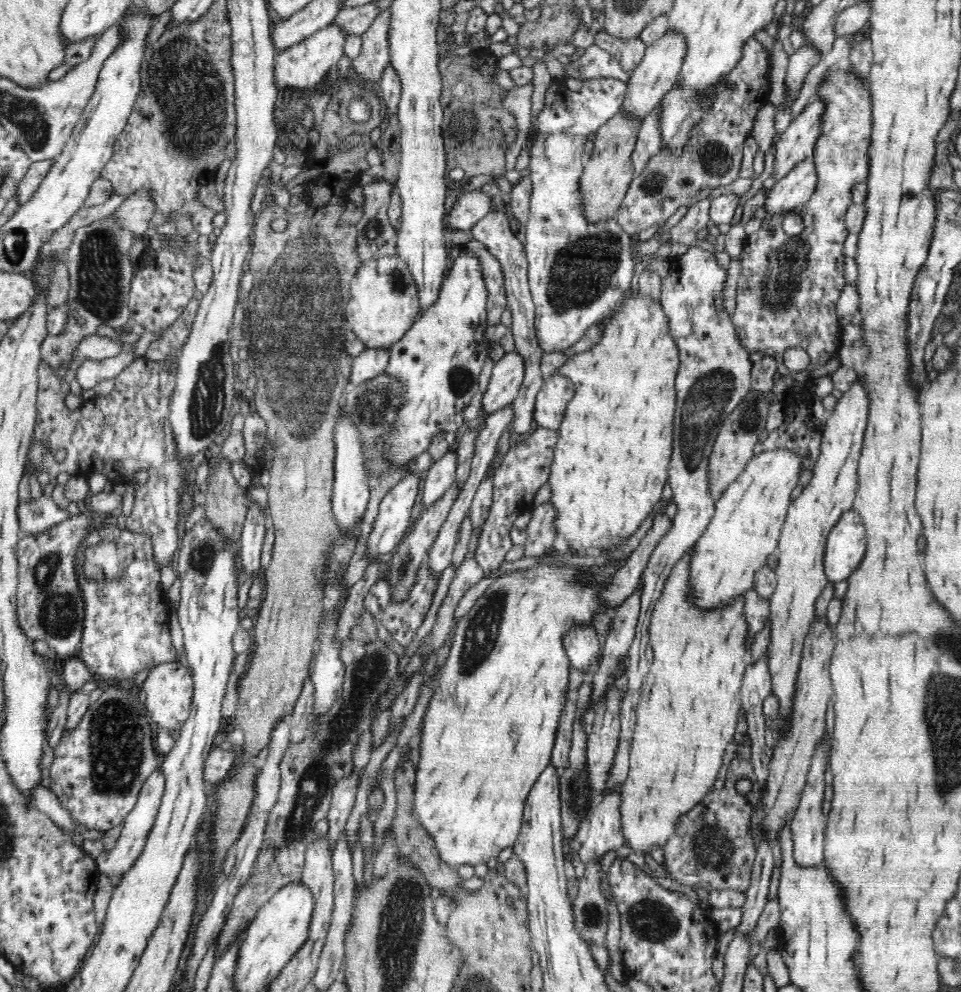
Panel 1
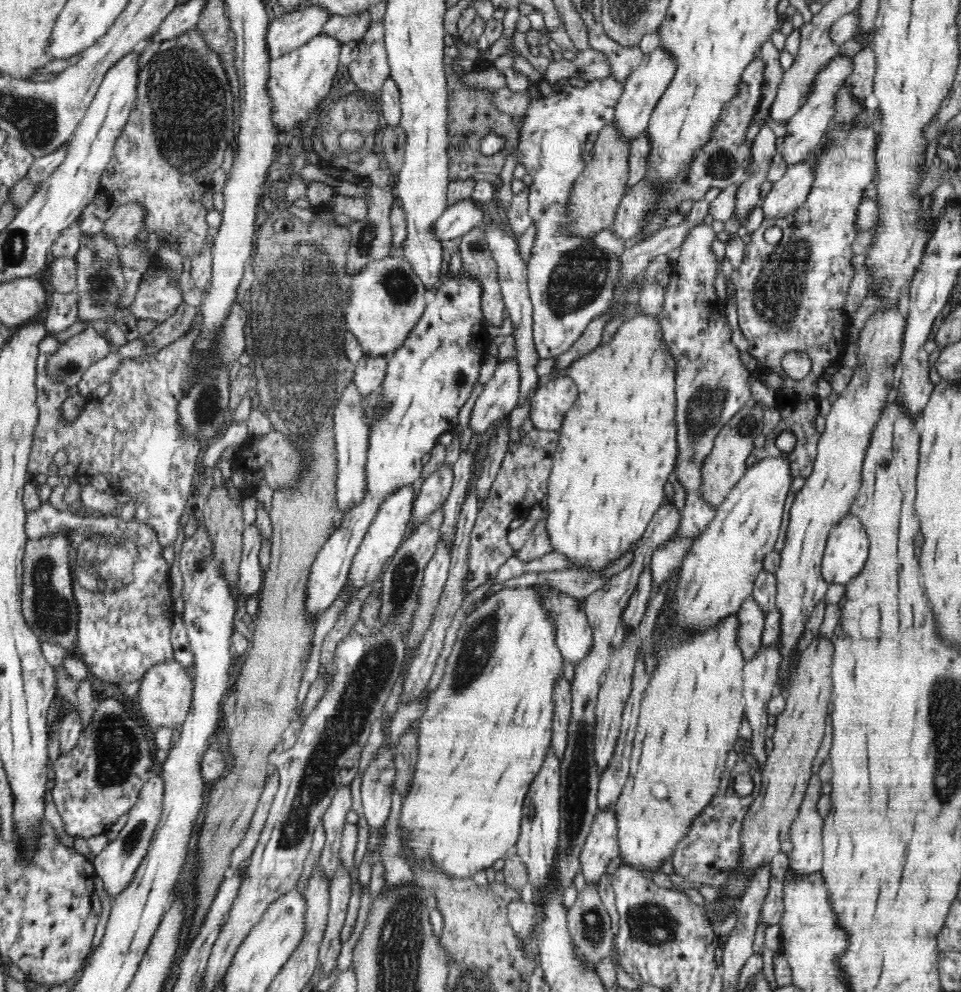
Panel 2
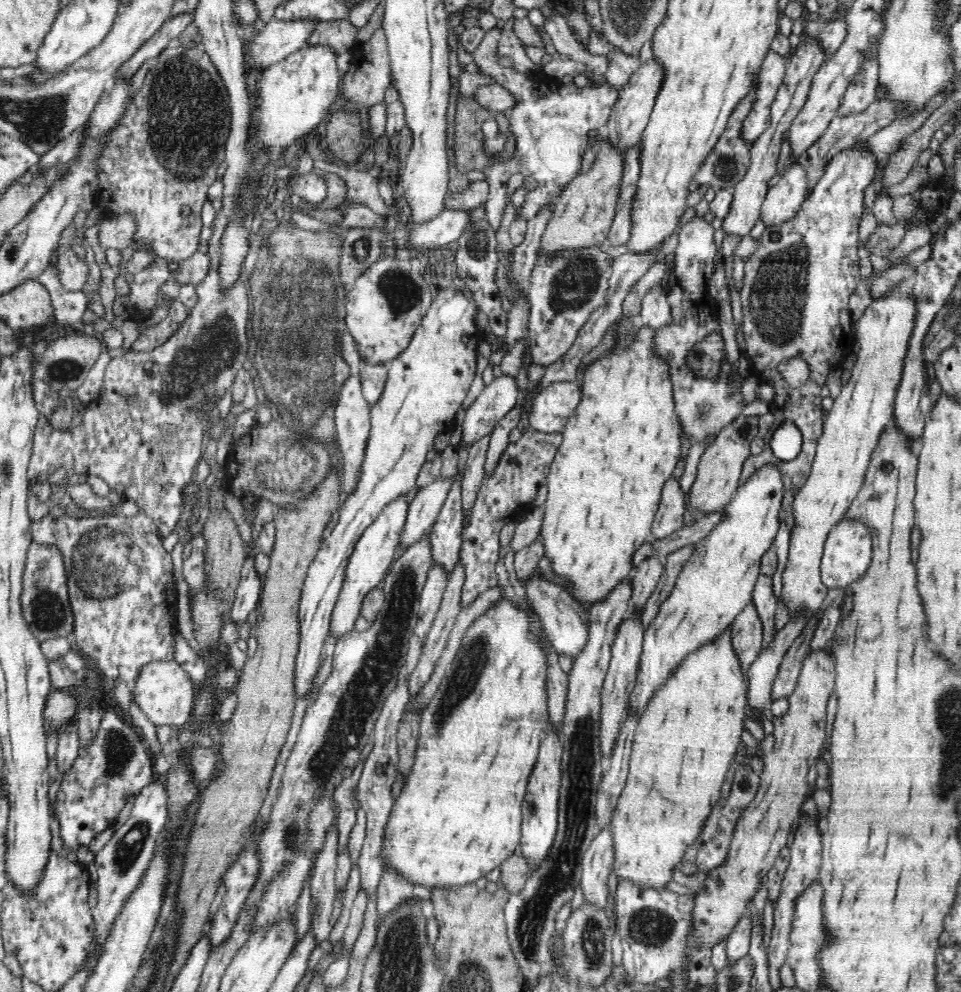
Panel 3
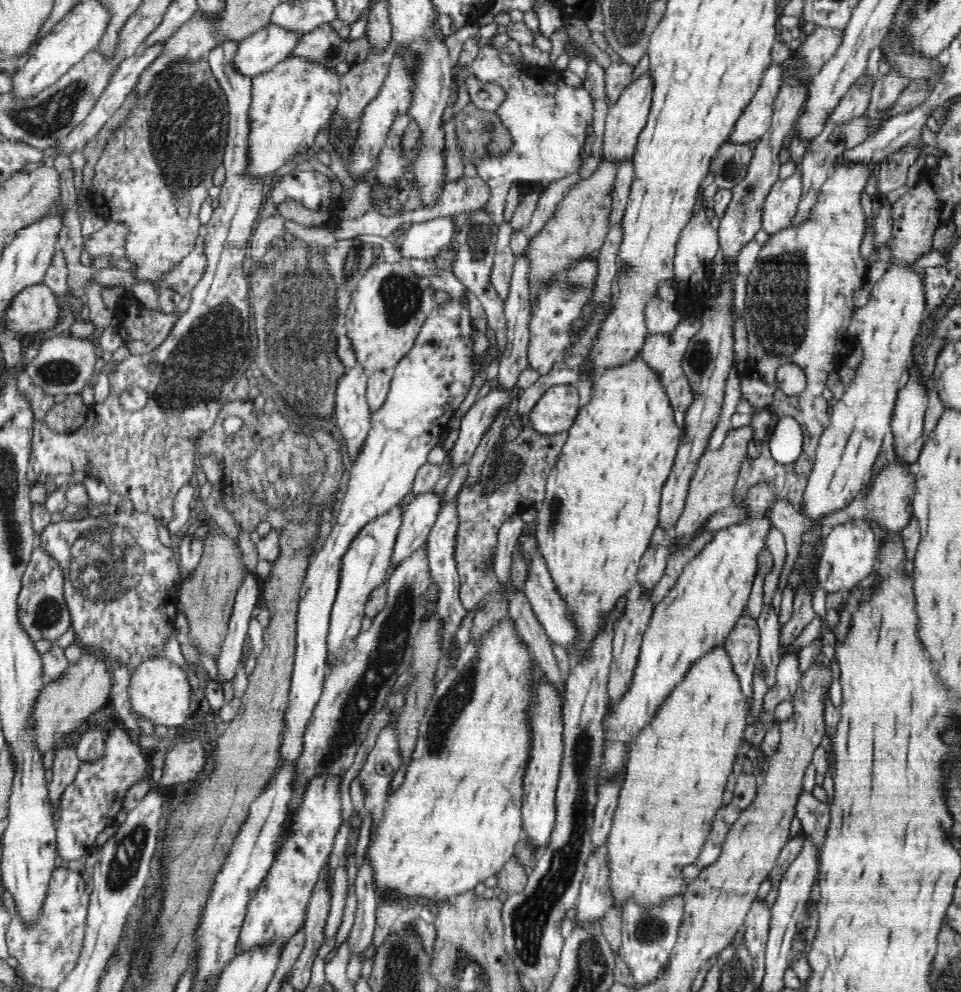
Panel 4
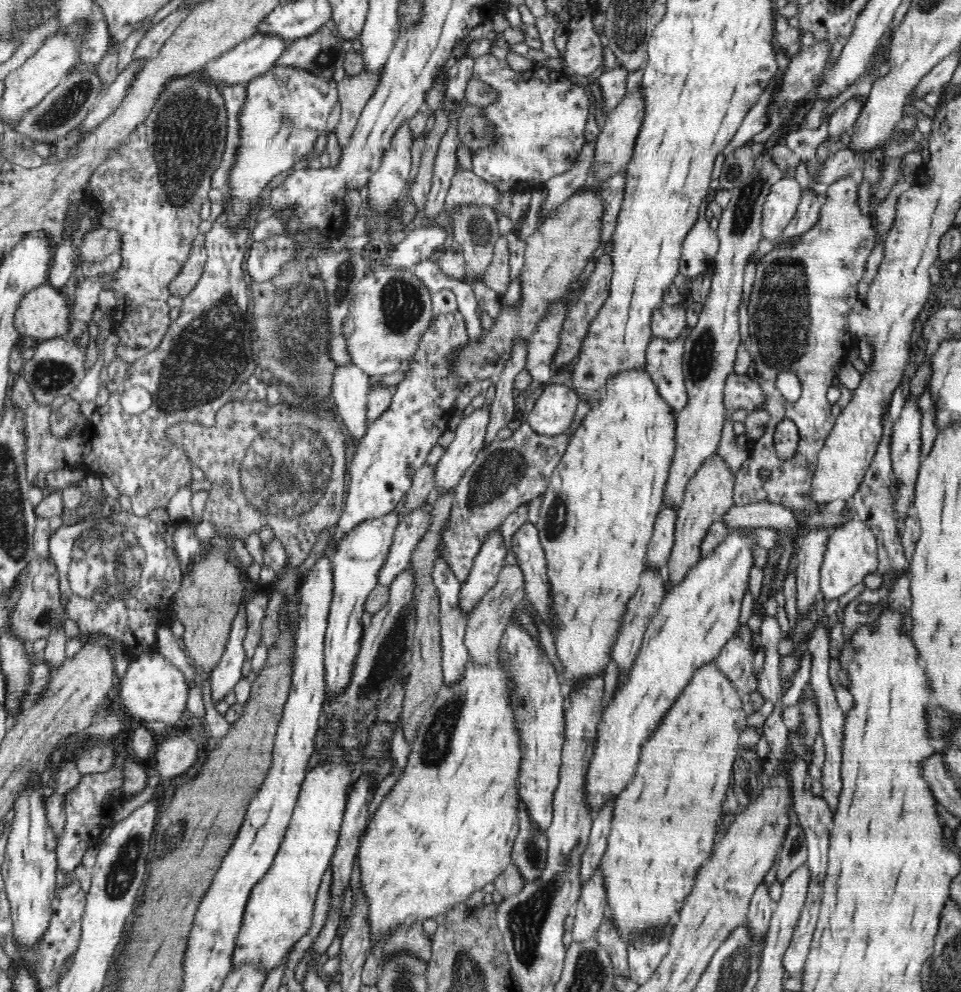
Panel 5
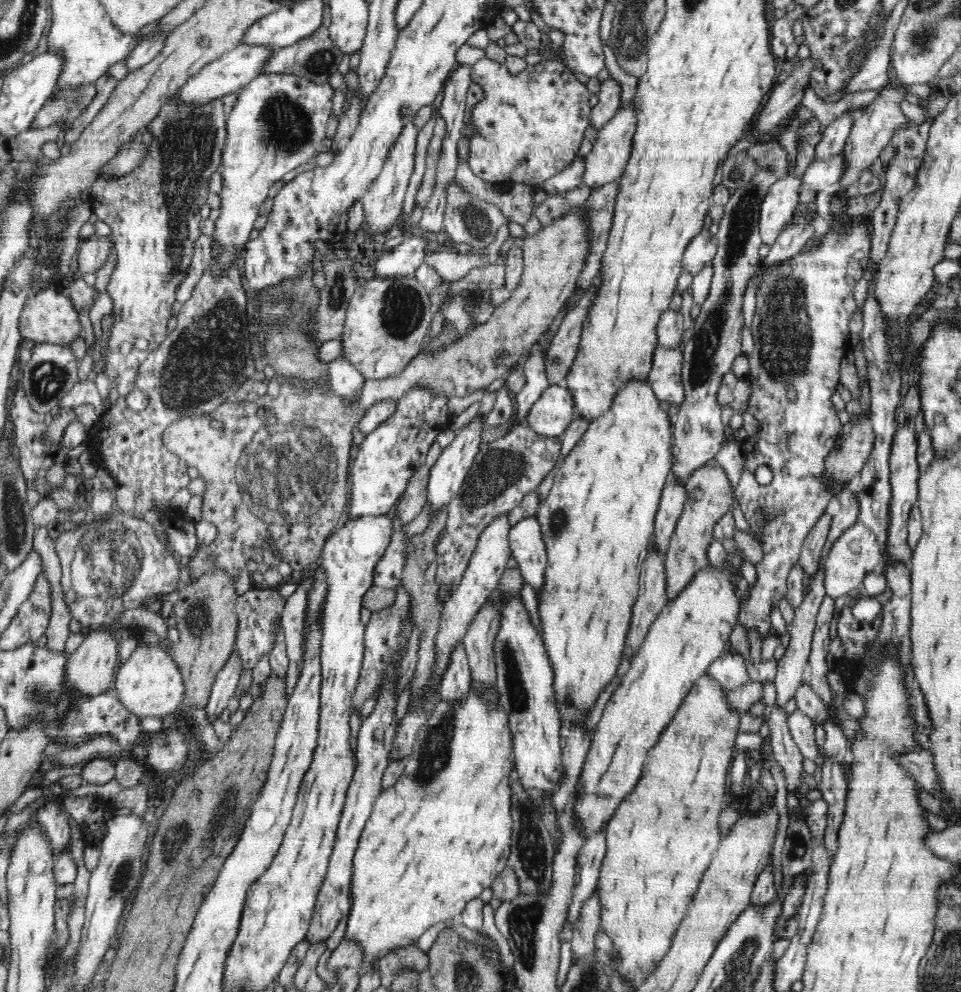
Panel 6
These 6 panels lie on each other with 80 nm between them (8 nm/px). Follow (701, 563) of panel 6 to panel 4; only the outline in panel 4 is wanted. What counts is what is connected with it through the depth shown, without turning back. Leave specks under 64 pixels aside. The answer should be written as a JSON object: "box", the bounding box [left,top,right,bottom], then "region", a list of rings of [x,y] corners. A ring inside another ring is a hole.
{"box":[673,425,752,551],"region":[[[752,425],[733,428],[726,432],[720,448],[704,451],[690,482],[685,508],[682,510],[681,518],[673,531],[675,537],[679,540],[676,551],[694,542],[704,530],[704,522],[708,518],[712,518],[715,512],[734,505],[735,485],[739,477],[739,471],[746,466],[748,459],[747,446],[752,439]]]}

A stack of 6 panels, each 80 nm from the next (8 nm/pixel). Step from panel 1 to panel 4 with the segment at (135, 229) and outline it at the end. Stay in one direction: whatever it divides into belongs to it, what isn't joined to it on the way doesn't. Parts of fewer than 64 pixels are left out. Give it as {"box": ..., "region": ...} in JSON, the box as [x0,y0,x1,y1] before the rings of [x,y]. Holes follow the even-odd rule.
{"box":[83,222,128,260],"region":[[[106,222],[104,227],[91,234],[83,248],[96,260],[99,256],[123,251],[126,236],[128,236],[126,223]]]}

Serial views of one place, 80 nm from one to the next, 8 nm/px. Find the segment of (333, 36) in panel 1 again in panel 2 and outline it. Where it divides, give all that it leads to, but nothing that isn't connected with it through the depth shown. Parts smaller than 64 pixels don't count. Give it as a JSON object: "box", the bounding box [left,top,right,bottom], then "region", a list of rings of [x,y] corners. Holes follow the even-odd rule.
{"box":[268,34,341,137],"region":[[[318,34],[308,44],[271,60],[268,70],[268,95],[272,99],[273,124],[279,137],[282,134],[299,133],[312,116],[316,116],[322,107],[320,102],[326,100],[332,80],[339,64],[341,43],[332,36]]]}

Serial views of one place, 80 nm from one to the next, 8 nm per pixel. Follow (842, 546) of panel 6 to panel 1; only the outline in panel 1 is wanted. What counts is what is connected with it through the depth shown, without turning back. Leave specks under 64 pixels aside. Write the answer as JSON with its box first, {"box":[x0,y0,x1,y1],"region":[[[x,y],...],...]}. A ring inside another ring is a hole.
{"box":[824,509,866,582],"region":[[[853,509],[844,511],[828,534],[824,556],[824,570],[829,582],[847,580],[860,564],[866,550],[866,530]]]}

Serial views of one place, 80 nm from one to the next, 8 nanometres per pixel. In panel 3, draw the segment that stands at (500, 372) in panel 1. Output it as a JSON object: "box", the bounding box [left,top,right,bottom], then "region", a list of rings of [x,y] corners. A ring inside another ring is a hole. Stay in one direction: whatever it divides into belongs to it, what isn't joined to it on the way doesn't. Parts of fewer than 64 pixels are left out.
{"box":[459,375,521,448],"region":[[[512,375],[494,377],[466,411],[459,447],[469,448],[491,434],[496,423],[520,402],[521,395]]]}

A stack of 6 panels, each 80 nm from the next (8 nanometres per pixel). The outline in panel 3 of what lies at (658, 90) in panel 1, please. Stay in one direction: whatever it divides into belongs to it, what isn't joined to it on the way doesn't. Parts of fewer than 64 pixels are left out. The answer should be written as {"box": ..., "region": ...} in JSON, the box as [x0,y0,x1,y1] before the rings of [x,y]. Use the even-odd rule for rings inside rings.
{"box":[605,59,664,152],"region":[[[656,59],[648,60],[646,64],[641,64],[636,72],[631,74],[628,82],[619,90],[618,98],[612,106],[611,116],[605,126],[608,141],[624,152],[630,147],[641,142],[642,134],[647,128],[649,117],[653,112],[653,106],[658,96],[658,90],[662,88],[664,82],[664,68]]]}

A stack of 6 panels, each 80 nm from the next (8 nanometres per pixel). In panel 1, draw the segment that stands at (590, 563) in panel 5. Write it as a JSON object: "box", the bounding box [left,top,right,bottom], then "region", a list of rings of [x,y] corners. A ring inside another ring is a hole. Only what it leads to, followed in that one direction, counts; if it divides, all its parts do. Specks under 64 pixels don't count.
{"box":[549,292,678,556],"region":[[[639,292],[636,296],[626,297],[623,304],[617,307],[607,320],[602,323],[602,336],[595,345],[592,345],[583,353],[572,355],[556,370],[556,373],[567,376],[575,386],[574,396],[570,399],[562,424],[557,430],[558,438],[549,476],[552,489],[551,502],[554,504],[556,513],[558,513],[554,527],[557,535],[564,538],[568,550],[571,552],[575,552],[580,556],[586,554],[597,555],[603,551],[600,548],[621,546],[622,542],[626,542],[639,529],[645,518],[649,516],[652,510],[657,508],[658,503],[662,500],[662,492],[664,492],[664,486],[668,482],[670,456],[672,456],[673,422],[676,410],[675,378],[678,369],[678,345],[676,345],[674,337],[670,335],[668,317],[662,311],[661,301],[654,301],[654,299]]]}

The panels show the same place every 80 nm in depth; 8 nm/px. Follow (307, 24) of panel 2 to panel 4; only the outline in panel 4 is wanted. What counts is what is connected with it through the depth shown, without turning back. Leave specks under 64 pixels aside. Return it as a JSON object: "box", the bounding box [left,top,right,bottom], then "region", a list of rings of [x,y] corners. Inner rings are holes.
{"box":[234,23,302,77],"region":[[[269,23],[239,42],[234,69],[248,77],[268,72],[291,56],[302,36]]]}

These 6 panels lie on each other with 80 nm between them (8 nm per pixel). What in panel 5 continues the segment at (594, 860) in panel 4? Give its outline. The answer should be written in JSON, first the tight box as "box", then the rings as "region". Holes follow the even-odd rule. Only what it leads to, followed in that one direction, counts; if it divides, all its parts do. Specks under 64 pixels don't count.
{"box":[574,867,606,942],"region":[[[598,867],[594,876],[583,884],[574,906],[574,942],[584,942],[584,939],[596,937],[598,927],[606,919],[606,910],[606,889],[603,885],[602,869]]]}

